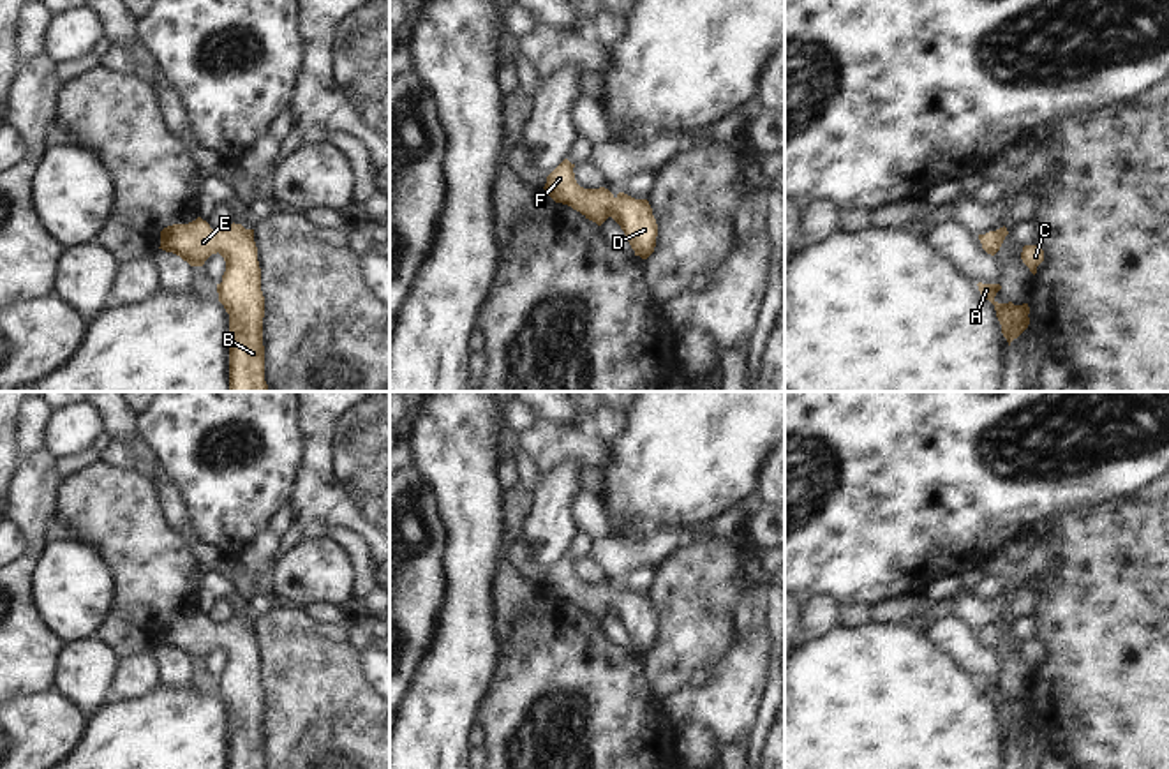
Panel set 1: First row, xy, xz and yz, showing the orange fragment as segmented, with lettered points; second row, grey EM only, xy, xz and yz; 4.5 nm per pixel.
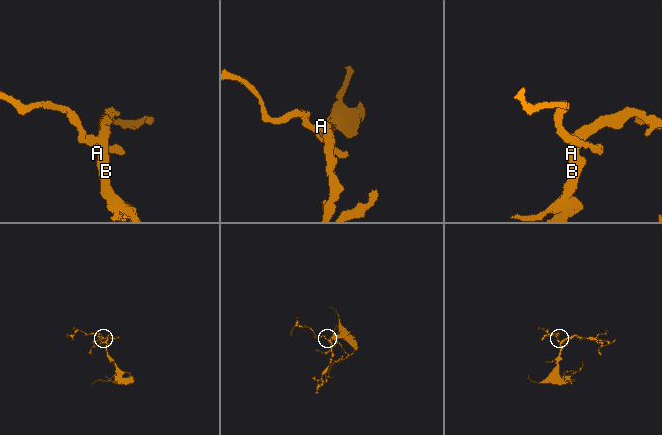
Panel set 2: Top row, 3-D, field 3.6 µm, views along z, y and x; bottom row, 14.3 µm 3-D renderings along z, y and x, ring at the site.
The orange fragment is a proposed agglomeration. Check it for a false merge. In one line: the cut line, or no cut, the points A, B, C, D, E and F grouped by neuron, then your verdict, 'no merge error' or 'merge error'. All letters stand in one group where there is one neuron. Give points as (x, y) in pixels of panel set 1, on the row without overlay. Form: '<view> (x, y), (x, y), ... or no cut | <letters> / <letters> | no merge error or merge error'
no cut | A B C D E F | no merge error

